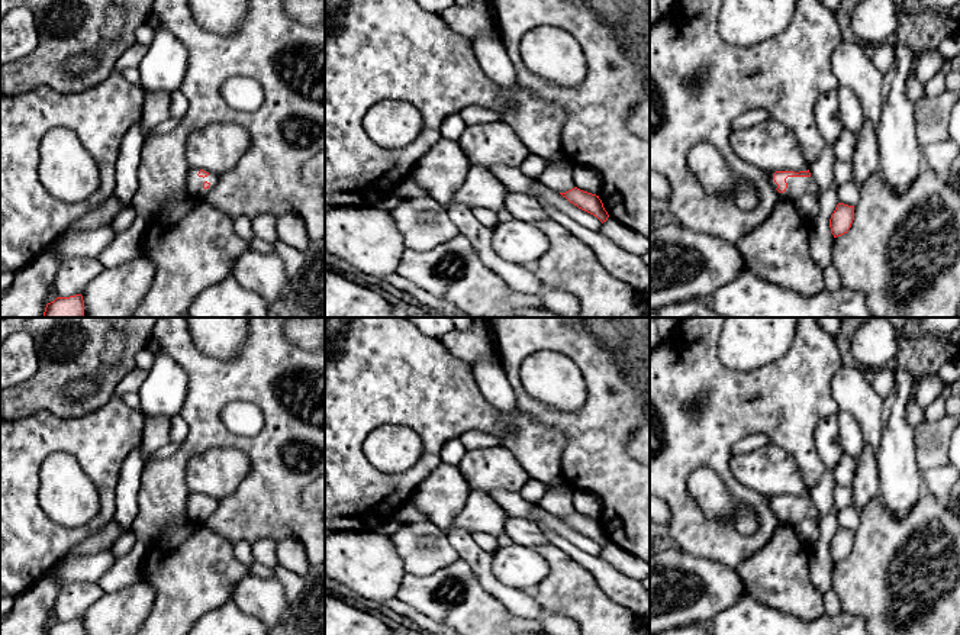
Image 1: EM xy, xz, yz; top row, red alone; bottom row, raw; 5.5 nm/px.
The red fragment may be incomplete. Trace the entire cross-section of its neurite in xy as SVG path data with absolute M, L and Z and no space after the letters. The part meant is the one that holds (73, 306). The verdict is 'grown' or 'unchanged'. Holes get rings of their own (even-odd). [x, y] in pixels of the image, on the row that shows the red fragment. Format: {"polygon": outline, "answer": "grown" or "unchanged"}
{"polygon": "M83 296L57 297L46 304L42 318L84 318Z", "answer": "unchanged"}

